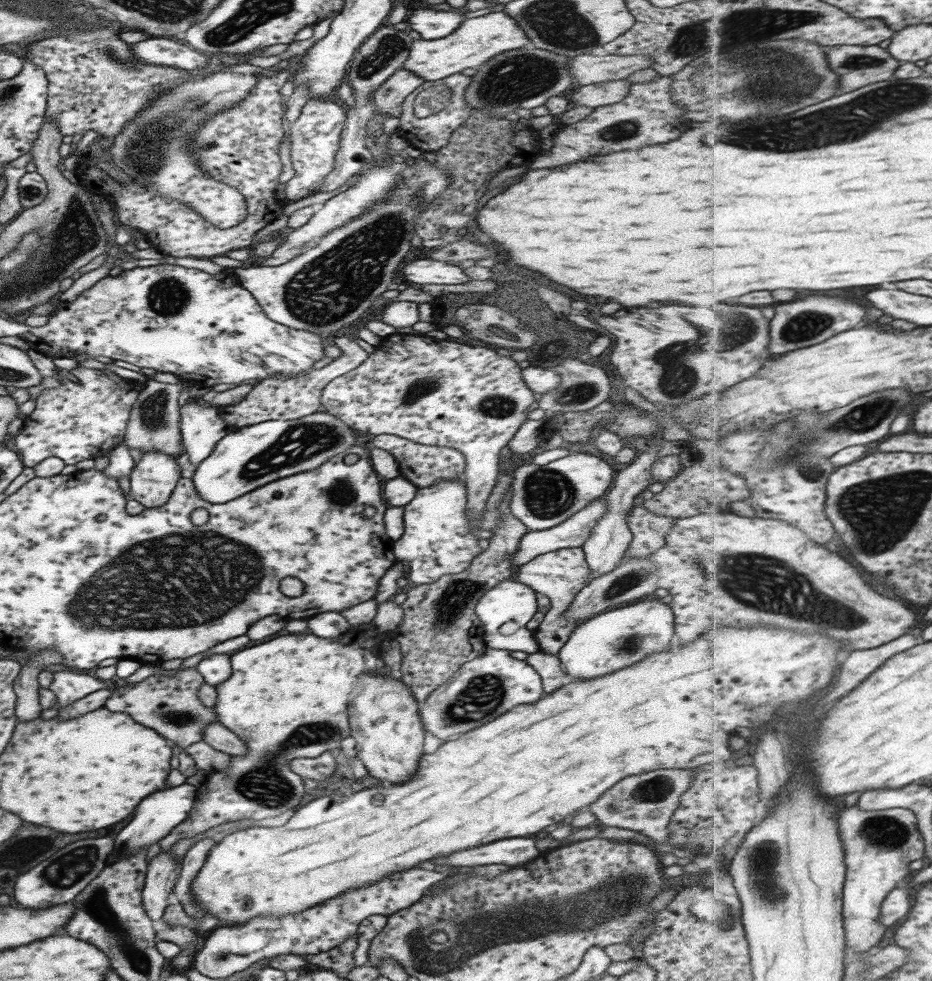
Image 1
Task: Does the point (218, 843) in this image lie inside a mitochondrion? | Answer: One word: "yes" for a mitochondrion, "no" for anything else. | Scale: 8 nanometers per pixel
no

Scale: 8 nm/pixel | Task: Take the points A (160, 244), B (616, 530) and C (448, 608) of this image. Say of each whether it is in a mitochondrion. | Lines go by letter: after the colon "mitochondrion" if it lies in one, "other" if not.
A: other
B: other
C: mitochondrion

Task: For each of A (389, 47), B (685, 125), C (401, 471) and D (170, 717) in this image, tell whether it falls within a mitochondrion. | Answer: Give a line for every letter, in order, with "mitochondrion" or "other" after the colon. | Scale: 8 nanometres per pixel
A: mitochondrion
B: other
C: other
D: mitochondrion

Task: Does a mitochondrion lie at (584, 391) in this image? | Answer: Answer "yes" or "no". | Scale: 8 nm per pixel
yes

